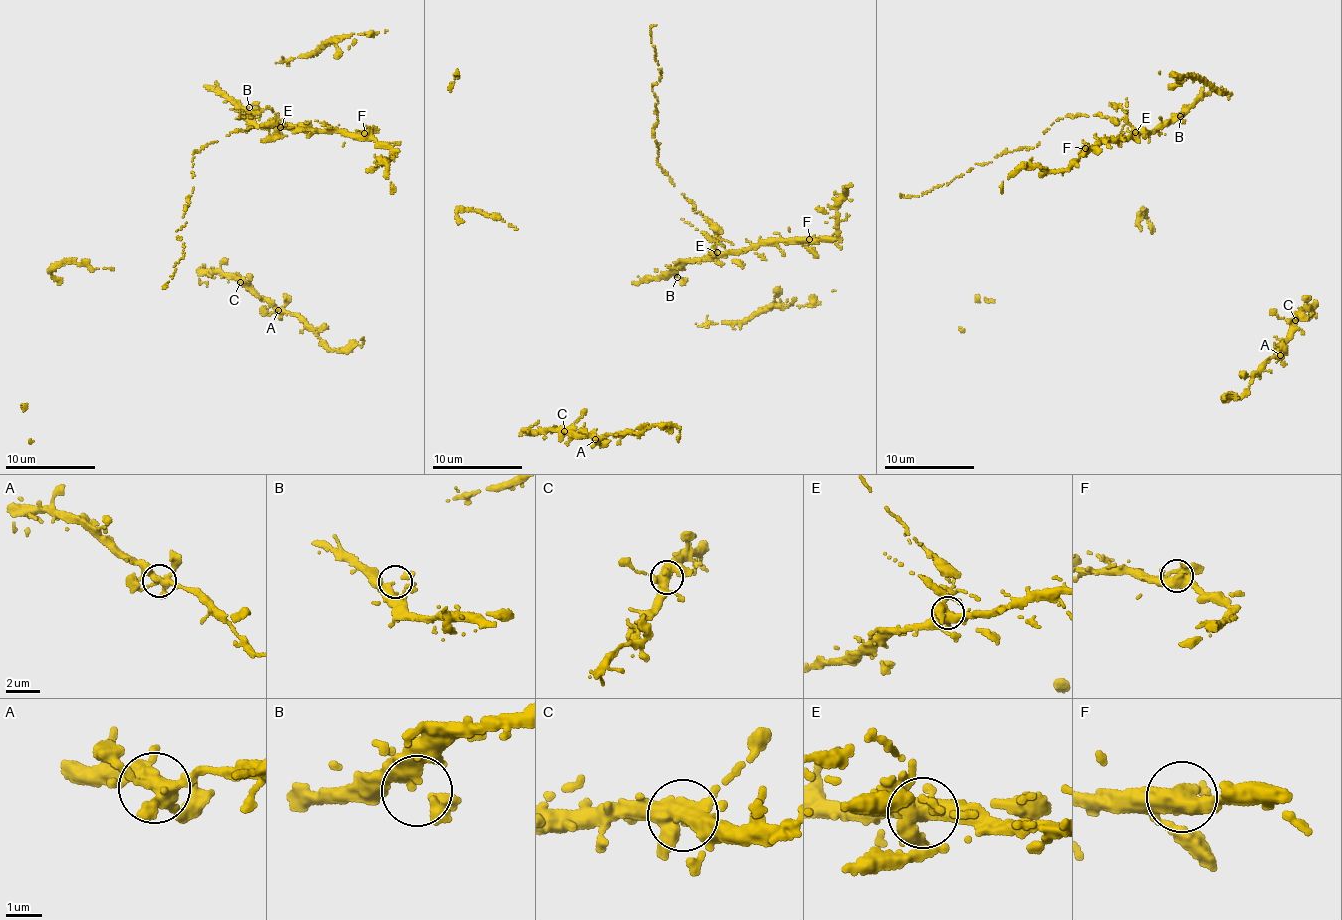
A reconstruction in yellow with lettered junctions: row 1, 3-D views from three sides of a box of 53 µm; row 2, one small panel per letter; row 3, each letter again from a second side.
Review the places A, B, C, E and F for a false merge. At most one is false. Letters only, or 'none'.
E

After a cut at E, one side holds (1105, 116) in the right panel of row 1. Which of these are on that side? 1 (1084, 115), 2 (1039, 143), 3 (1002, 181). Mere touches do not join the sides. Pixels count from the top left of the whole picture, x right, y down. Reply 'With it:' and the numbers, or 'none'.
With it: 1, 2

